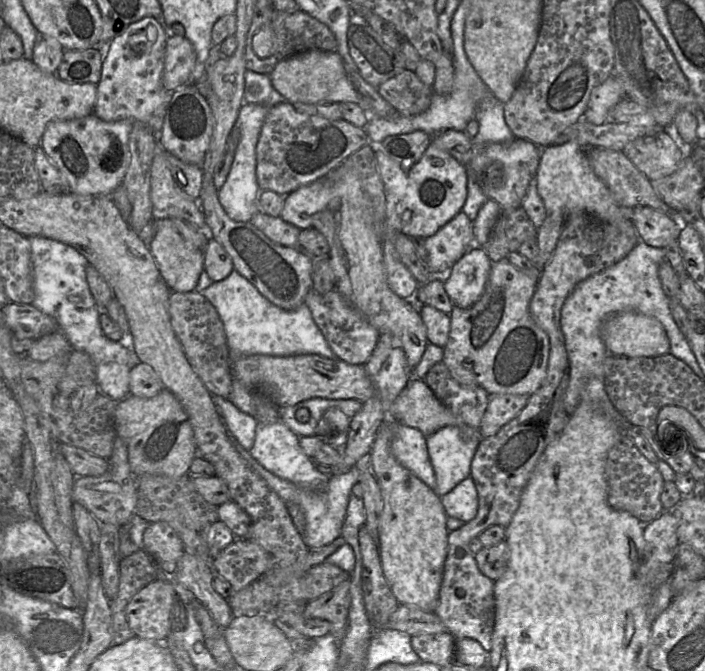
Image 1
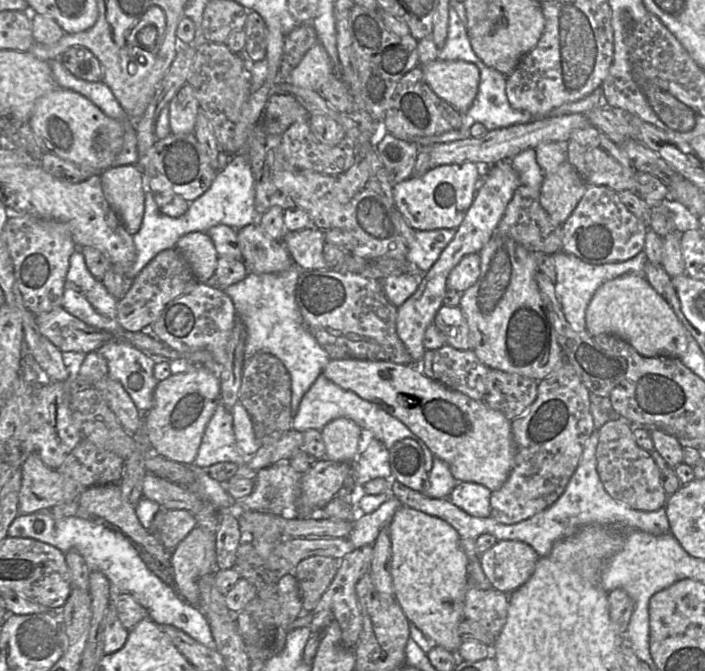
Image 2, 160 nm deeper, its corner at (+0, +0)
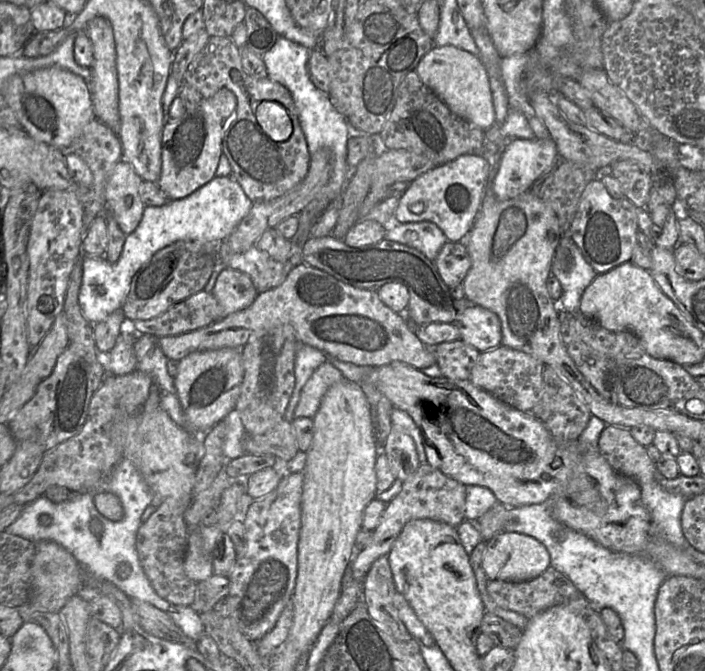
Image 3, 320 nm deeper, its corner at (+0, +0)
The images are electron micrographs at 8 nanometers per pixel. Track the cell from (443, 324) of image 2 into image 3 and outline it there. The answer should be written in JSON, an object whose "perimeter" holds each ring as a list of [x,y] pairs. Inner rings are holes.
{"perimeter":[[[470,305],[453,322],[460,331],[460,339],[480,353],[501,345],[501,323],[492,311]]]}

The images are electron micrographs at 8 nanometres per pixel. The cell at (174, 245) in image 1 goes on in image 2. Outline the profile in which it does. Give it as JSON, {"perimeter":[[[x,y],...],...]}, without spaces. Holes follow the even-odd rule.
{"perimeter":[[[190,232],[183,235],[175,248],[188,261],[198,283],[206,283],[215,273],[219,255],[206,232]]]}

